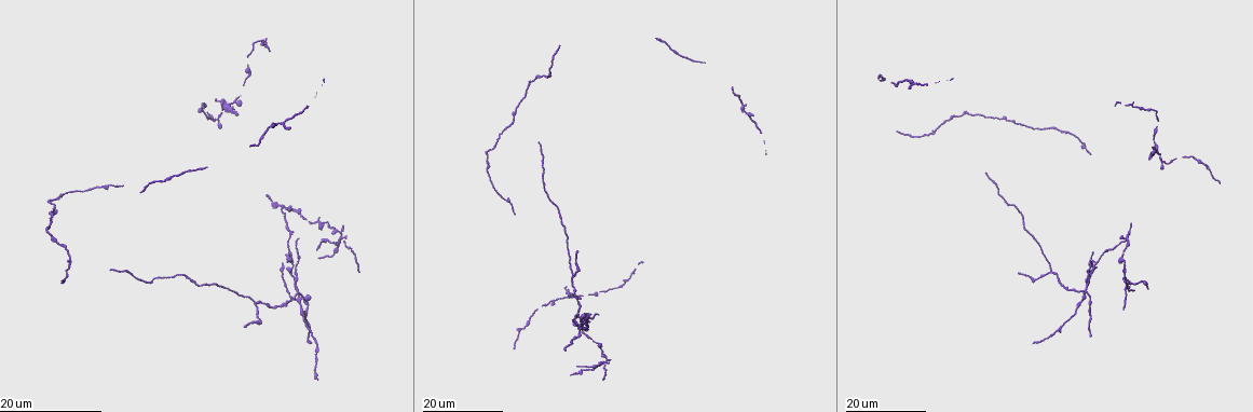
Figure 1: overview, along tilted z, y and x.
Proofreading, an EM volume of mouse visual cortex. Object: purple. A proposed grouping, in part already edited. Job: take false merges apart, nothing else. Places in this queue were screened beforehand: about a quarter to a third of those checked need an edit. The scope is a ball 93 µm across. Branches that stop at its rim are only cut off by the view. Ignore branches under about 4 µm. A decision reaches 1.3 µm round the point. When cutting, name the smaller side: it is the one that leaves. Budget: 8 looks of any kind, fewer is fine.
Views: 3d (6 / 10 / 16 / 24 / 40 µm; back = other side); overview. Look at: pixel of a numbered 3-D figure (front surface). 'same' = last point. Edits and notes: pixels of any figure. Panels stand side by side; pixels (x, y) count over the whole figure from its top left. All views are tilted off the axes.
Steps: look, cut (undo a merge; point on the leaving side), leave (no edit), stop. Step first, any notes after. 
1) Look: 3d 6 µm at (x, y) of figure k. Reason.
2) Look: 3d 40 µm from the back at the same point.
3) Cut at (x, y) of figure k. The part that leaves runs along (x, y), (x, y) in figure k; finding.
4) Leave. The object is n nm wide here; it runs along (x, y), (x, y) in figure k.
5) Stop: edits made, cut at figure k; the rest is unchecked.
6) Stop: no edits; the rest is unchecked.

Look: 3d 16 µm at (1128, 236) of figure 1. Four arms meet.

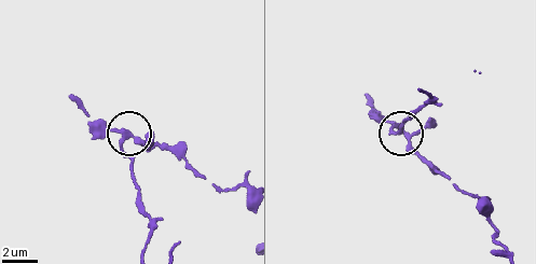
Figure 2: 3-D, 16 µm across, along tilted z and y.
Look: 3d 6 µm at (125, 131) of figure 2.

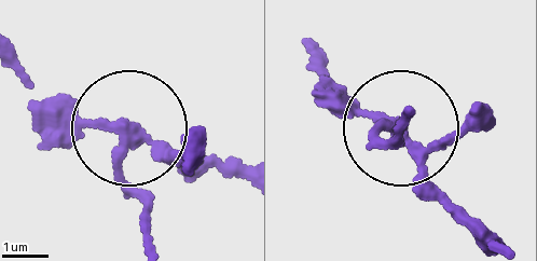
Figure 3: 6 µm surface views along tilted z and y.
Cut at (146, 207) of figure 3. 4 arms meet here; two neurons meet here.

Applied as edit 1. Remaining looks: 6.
Look: 3d 24 µm at (342, 236) of figure 1. Looks like a crossing.

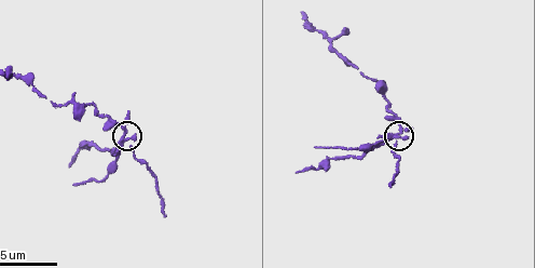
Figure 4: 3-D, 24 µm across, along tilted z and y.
Look: 3d 6 µm at (125, 139) of figure 4.

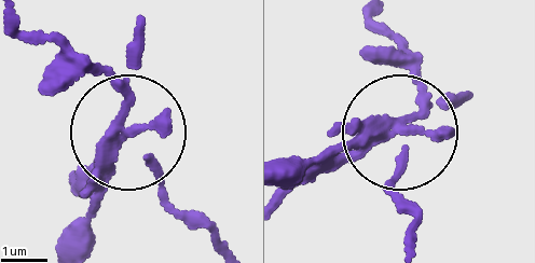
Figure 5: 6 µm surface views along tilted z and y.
Cut at (109, 144) of figure 5. A second neuron is stuck on.

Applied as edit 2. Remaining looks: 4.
Look: overview.

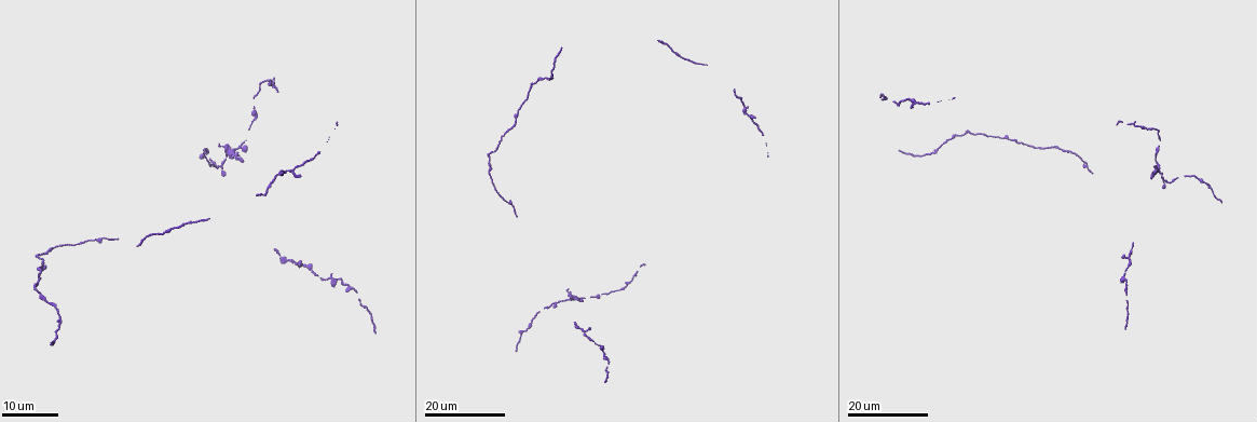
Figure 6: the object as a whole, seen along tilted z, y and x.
Look: 3d 24 µm at (335, 281) of figure 6. Sudden change in width.

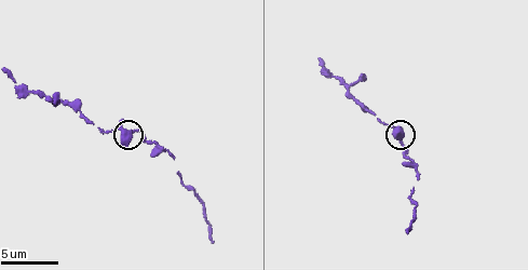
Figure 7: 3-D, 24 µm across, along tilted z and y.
Look: 3d 6 µm at (399, 143) of figure 7.

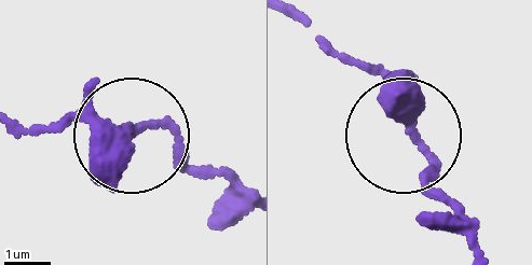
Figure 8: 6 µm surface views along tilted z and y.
Leave. One neuron here.

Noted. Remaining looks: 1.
Stop: edits made, cut at figure 3, cut at figure 5; the rest is unchecked.

